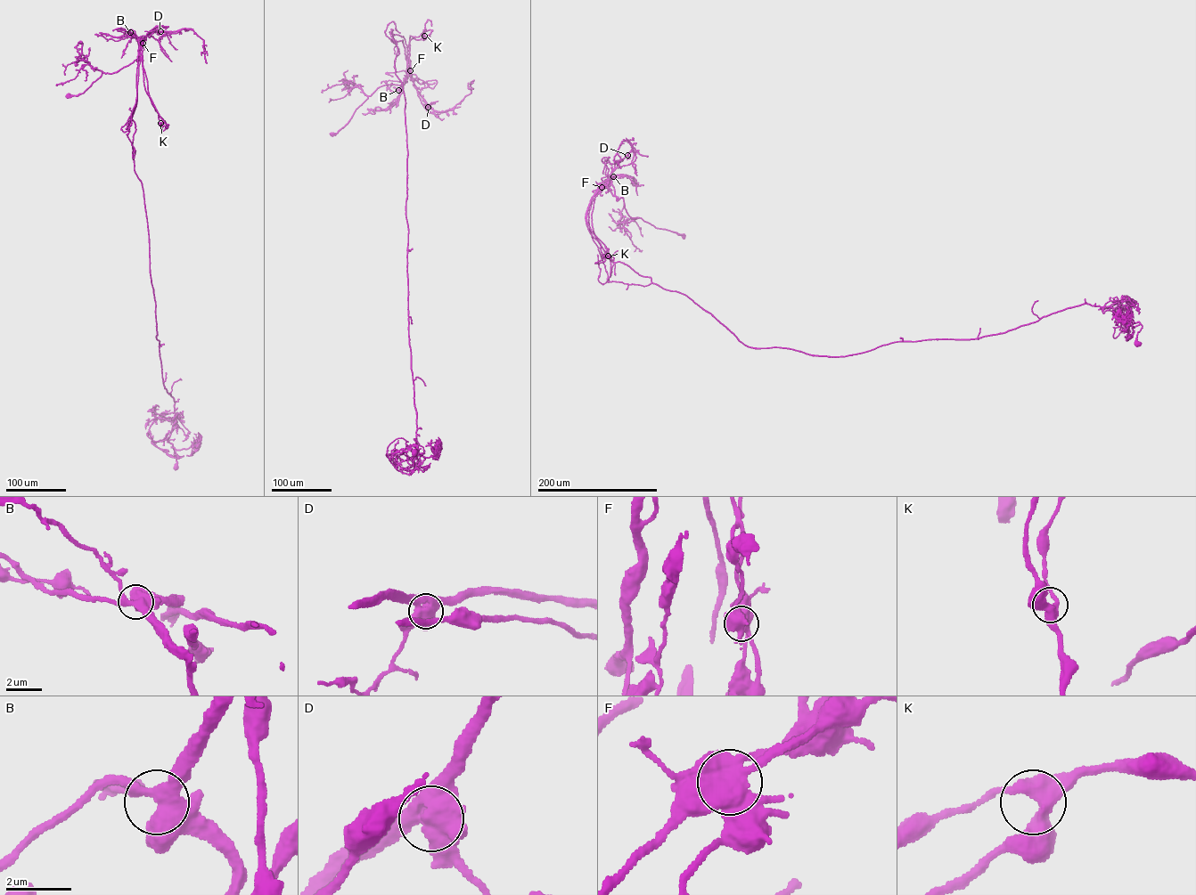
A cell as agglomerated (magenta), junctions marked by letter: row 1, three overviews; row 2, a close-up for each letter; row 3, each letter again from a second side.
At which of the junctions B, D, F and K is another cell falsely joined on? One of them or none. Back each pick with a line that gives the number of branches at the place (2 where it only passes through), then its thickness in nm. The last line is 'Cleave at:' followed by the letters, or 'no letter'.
F: Branches: 4. Thickness 650 nm
Cleave at: F

